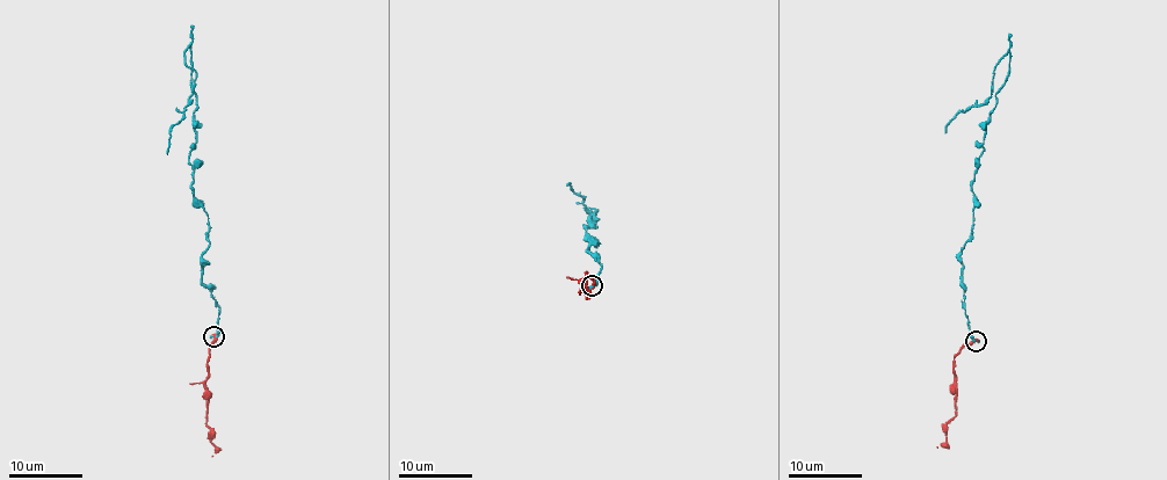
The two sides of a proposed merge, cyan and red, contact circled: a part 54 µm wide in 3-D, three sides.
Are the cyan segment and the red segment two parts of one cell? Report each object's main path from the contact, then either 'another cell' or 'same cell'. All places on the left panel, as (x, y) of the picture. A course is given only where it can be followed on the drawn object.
cyan runs (212, 336), (219, 306), (202, 282), (209, 237), (207, 212), (193, 184), (193, 92), (171, 129), (166, 154); red runs (212, 336), (208, 362), (208, 419), (210, 443), (216, 450), (211, 456); same cell

